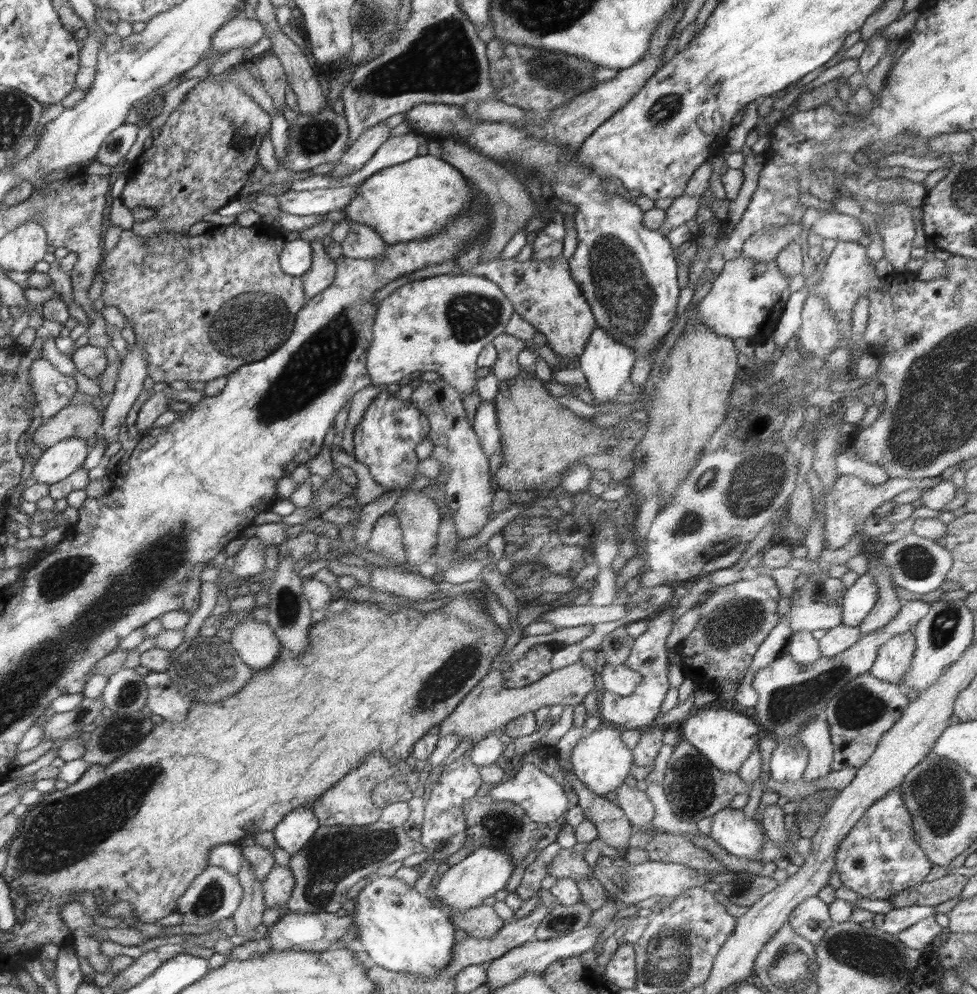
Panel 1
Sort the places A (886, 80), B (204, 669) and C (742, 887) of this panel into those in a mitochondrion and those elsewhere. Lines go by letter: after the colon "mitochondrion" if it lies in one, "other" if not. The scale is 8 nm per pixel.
A: other
B: mitochondrion
C: mitochondrion

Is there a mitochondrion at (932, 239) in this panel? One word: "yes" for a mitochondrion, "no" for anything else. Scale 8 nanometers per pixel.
no

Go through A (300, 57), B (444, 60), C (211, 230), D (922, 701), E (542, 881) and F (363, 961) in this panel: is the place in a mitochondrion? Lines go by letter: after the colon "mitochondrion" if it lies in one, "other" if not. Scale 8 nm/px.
A: other
B: mitochondrion
C: other
D: other
E: other
F: other

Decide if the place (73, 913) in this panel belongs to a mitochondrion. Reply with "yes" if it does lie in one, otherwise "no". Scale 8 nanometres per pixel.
no

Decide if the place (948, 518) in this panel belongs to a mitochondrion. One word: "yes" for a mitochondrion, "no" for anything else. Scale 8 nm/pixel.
no

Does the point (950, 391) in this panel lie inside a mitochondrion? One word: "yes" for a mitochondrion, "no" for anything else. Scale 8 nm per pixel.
yes

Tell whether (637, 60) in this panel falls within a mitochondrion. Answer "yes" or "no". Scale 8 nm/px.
no

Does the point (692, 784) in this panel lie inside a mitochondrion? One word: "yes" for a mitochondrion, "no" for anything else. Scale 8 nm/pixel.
yes

